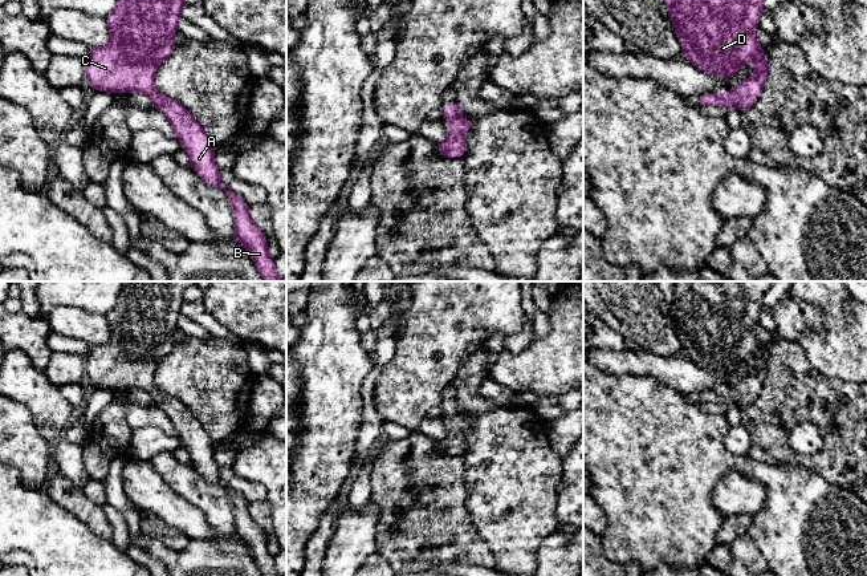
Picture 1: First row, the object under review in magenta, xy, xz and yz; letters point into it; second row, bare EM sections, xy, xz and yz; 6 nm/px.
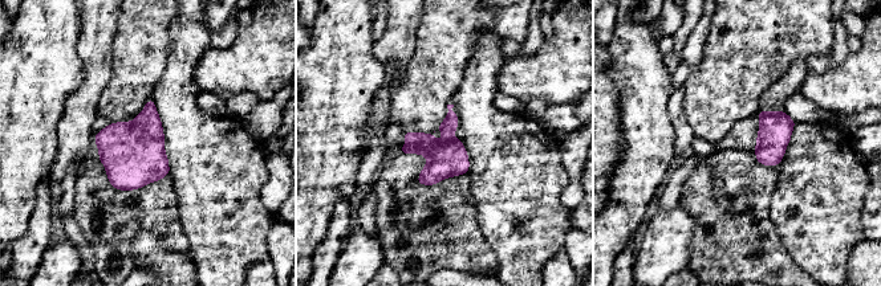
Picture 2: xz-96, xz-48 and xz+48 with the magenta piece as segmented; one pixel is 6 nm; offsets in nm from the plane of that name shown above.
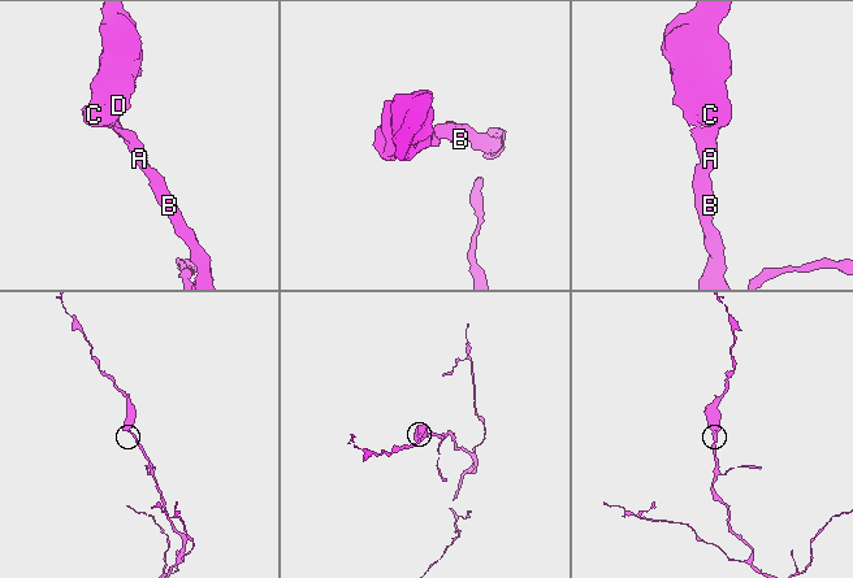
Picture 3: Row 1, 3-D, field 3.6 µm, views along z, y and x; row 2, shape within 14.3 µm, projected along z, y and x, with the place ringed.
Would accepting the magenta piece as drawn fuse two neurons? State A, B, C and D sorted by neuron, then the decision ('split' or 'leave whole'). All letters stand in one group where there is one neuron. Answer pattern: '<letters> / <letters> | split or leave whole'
A B C D | leave whole

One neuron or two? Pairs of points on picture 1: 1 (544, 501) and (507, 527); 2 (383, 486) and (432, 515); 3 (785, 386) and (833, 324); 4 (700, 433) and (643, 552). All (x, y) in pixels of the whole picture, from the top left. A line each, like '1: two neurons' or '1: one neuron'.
1: one neuron
2: one neuron
3: two neurons
4: one neuron

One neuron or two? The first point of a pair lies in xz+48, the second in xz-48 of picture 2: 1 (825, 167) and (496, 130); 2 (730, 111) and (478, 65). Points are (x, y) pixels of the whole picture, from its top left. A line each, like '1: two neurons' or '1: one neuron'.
1: one neuron
2: two neurons

